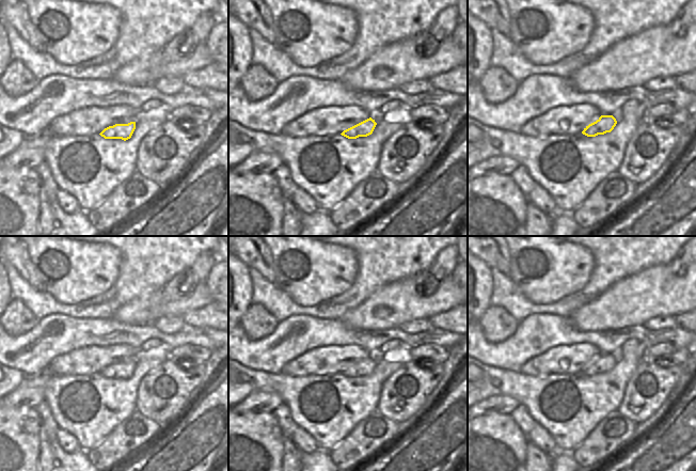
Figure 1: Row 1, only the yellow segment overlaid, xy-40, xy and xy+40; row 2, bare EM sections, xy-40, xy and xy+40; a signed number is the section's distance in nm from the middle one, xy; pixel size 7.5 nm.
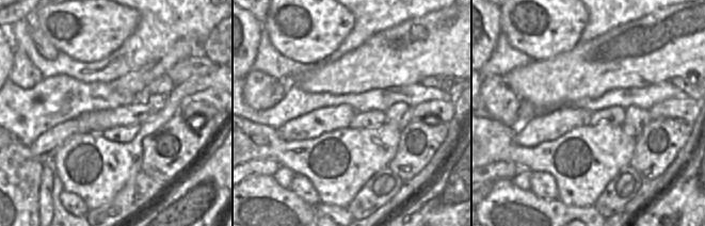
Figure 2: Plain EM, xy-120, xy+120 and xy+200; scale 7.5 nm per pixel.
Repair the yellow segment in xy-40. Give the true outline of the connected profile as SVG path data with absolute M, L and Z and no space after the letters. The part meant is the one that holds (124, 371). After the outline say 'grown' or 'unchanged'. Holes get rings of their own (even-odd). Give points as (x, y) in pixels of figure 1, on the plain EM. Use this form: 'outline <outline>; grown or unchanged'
outline M136 361L128 363L115 363L105 367L99 374L105 378L122 378L124 380L131 377L136 368Z; unchanged

